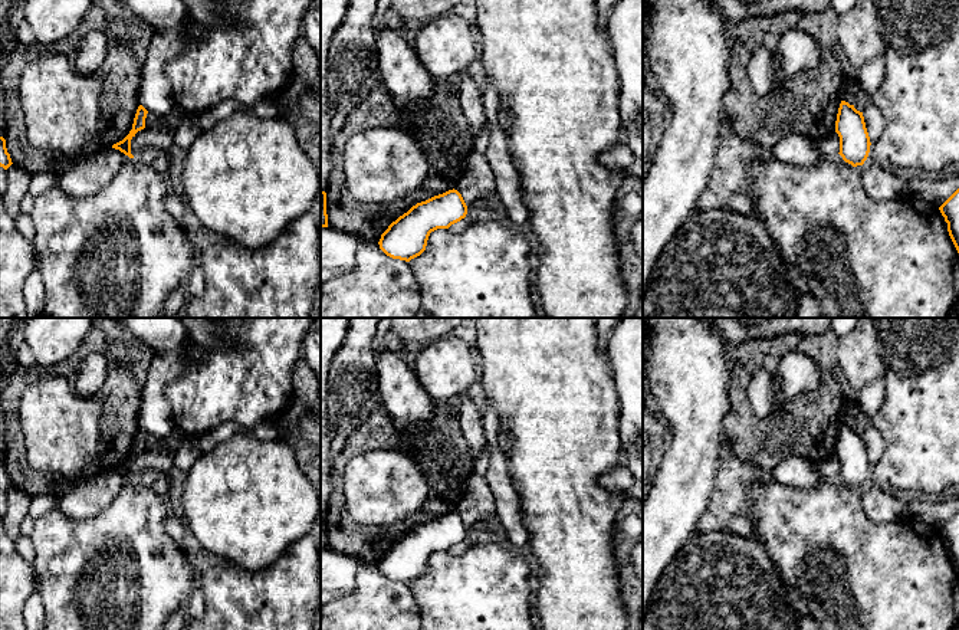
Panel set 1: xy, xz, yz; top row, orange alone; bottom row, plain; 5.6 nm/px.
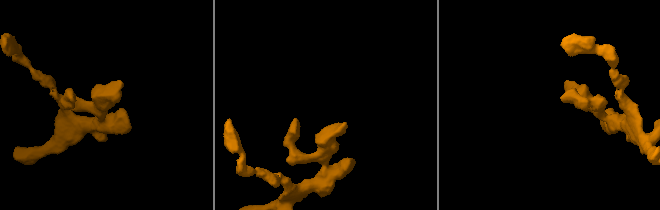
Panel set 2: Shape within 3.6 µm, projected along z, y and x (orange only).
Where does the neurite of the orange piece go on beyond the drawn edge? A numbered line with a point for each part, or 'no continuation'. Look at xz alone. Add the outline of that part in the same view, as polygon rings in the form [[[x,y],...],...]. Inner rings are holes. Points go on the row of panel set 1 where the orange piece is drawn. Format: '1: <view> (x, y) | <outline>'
no continuation

